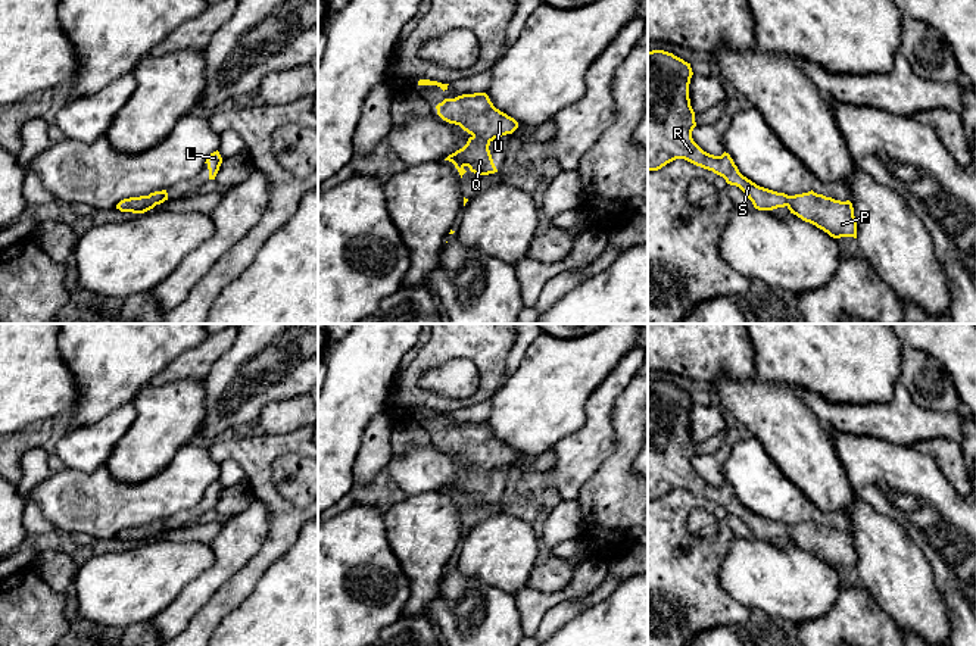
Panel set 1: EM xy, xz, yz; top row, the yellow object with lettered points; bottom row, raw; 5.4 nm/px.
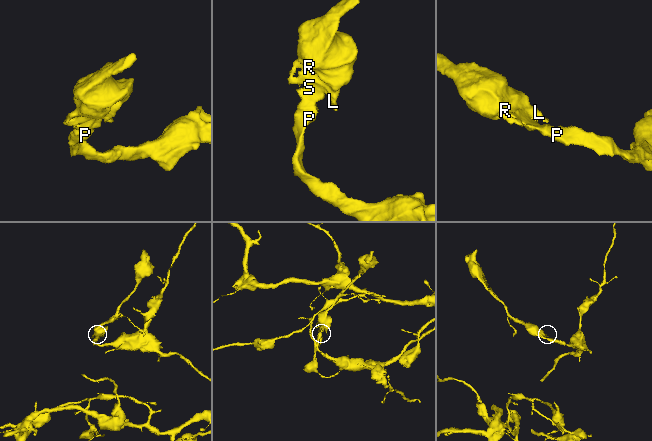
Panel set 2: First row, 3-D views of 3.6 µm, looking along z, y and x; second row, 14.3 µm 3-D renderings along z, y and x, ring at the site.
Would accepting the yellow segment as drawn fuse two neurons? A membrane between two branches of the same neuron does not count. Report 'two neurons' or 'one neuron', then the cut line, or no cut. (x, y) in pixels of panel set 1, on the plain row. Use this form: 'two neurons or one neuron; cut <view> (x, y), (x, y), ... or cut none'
one neuron; cut none

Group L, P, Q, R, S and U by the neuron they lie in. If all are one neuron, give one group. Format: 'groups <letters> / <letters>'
groups L P Q R S U

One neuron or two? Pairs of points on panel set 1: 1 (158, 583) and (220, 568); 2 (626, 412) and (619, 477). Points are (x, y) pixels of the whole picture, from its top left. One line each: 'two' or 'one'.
1: two
2: one

